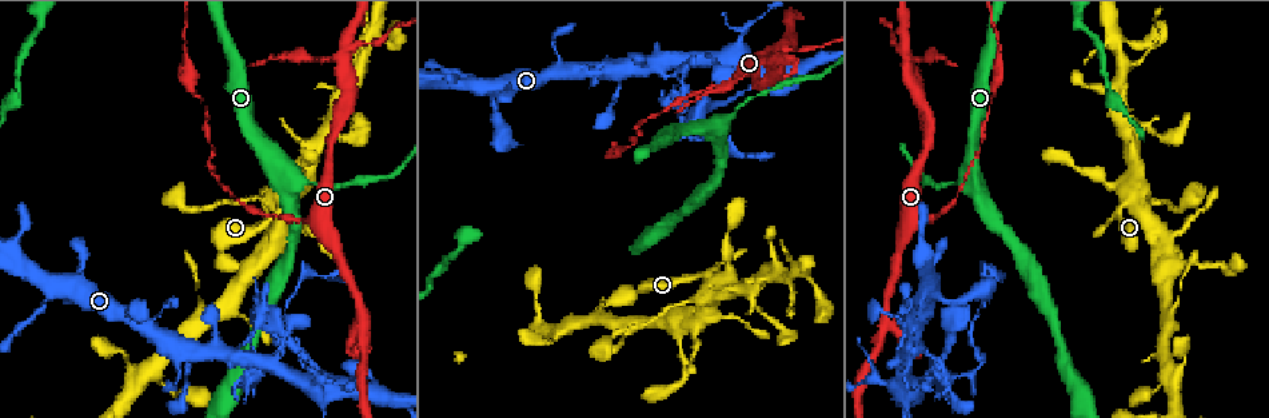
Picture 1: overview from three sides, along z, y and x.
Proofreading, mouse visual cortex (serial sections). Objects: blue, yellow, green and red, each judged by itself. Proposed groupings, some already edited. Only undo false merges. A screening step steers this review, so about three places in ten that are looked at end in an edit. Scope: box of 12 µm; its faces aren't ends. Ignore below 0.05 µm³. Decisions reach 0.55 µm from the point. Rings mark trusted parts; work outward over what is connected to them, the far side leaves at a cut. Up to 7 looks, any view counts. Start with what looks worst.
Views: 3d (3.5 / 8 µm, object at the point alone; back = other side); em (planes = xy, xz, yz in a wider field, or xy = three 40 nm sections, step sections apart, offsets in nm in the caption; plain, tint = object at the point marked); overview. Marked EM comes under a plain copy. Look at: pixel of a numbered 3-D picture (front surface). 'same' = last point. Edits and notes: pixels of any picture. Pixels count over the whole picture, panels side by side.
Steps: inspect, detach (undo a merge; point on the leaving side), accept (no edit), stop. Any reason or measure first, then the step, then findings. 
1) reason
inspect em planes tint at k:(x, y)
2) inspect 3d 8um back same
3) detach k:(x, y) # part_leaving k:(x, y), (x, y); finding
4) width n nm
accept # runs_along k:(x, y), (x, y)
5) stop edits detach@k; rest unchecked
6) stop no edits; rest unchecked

thick turns thin
inspect 3d 3.5um at 1:(297, 219)

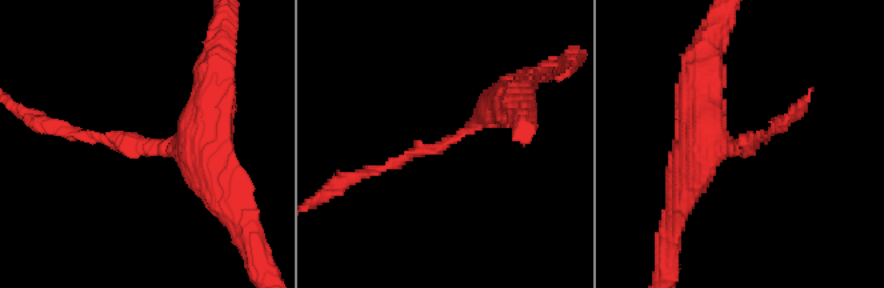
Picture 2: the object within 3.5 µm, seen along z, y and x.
inspect em xy step 5 tint at 2:(149, 145)

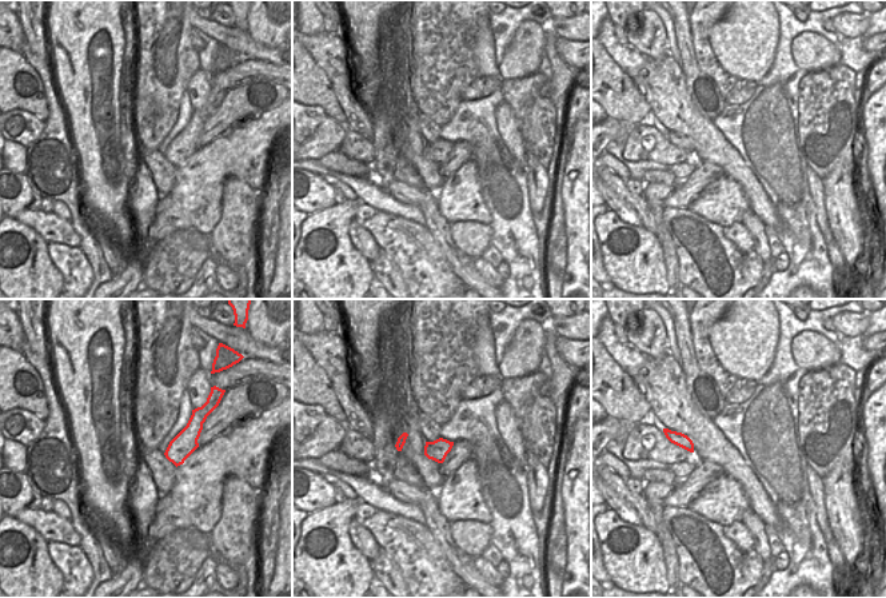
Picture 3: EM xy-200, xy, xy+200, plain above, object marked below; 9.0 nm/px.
width 180 nm
accept # runs_along 2:(507, 102), (442, 146), (364, 174); one cell here

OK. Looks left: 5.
calibre changes
inspect 3d 3.5um at 1:(1146, 197)

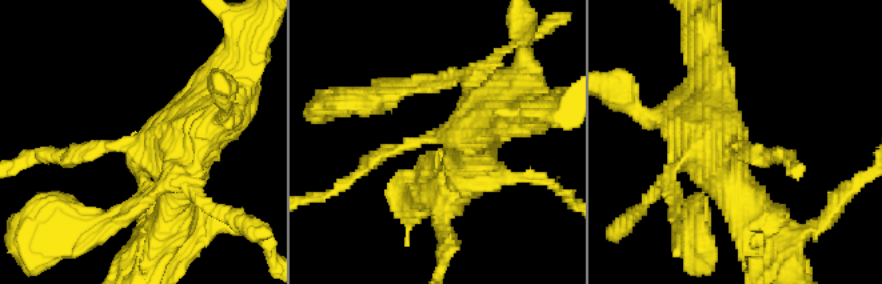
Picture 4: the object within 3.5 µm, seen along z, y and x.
arm_widths 150, 600 nm; now the EM
inspect em planes tint at 4:(123, 144)

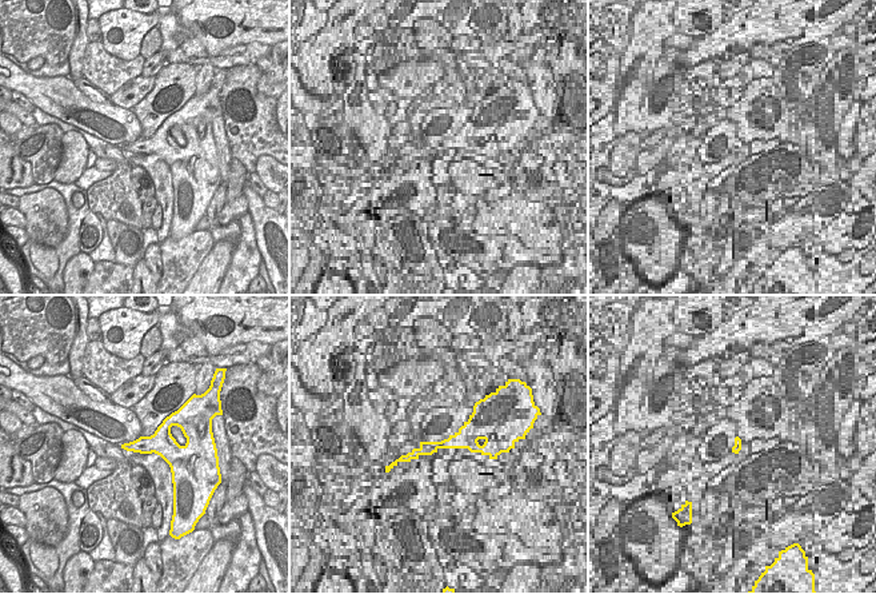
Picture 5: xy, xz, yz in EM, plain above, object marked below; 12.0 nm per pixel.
accept # runs_along 4:(489, 115), (378, 156), (348, 180); one cell here

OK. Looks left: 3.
three-way junction
inspect 3d 3.5um at 1:(794, 41)

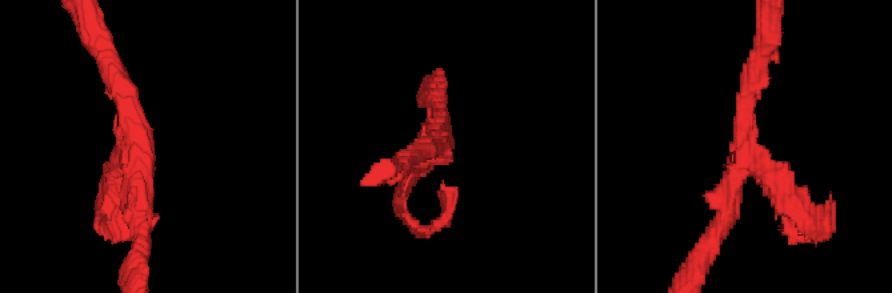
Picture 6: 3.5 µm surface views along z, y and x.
arms 3; arm_widths 200, 250, 250 nm; need the tissue
inspect em planes tint at 6:(440, 141)

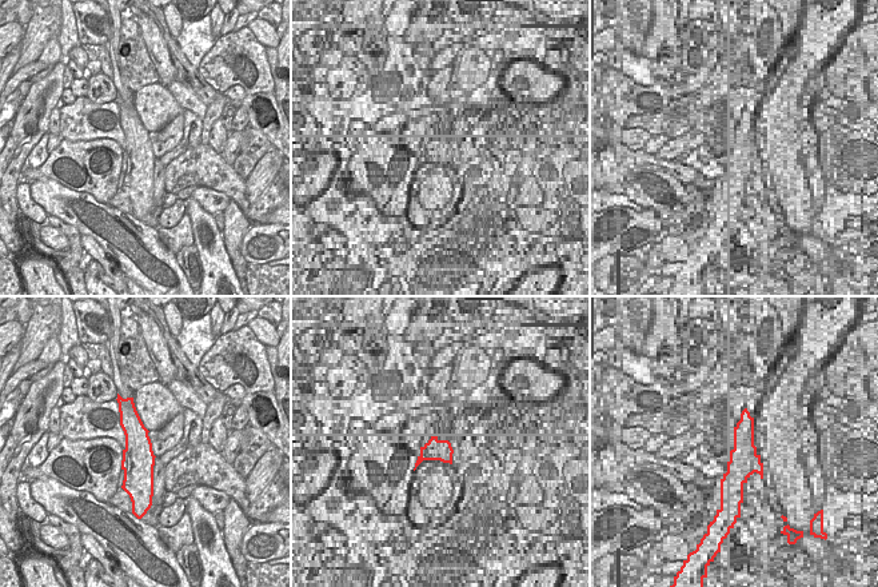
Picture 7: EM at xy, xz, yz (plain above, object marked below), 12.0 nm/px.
detach 6:(454, 192) # part_leaving 6:(412, 175), (400, 216), (430, 229), (450, 209); a second cell is stuck on

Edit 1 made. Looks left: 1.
stop edits detach@6; rest unchecked

